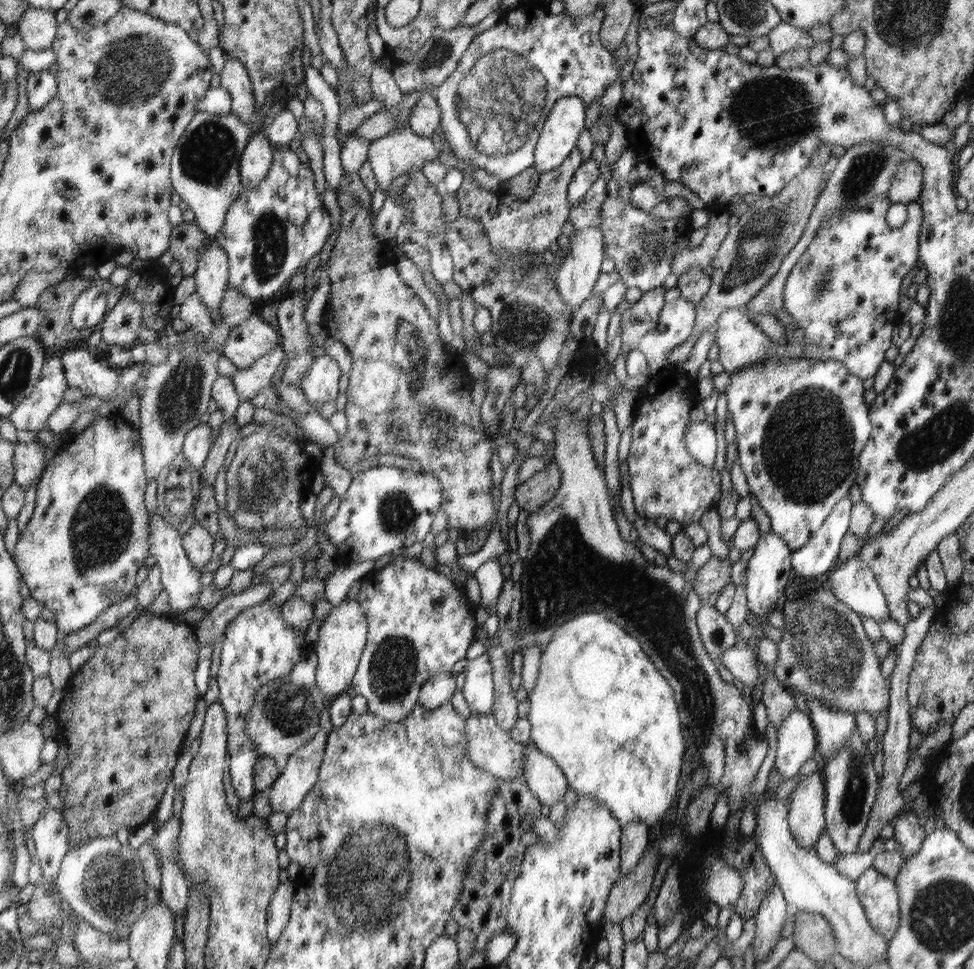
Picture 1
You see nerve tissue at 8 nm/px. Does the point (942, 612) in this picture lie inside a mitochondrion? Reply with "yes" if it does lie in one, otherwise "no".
no

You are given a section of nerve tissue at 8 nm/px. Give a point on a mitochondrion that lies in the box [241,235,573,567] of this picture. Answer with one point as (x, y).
(524, 325)

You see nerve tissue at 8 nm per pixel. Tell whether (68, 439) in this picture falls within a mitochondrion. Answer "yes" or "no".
no

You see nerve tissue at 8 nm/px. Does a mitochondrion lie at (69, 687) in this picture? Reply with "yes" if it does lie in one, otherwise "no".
no

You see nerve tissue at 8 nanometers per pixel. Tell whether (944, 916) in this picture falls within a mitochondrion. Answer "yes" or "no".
yes

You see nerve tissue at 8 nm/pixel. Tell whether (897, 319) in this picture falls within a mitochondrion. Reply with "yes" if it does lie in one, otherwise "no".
no

